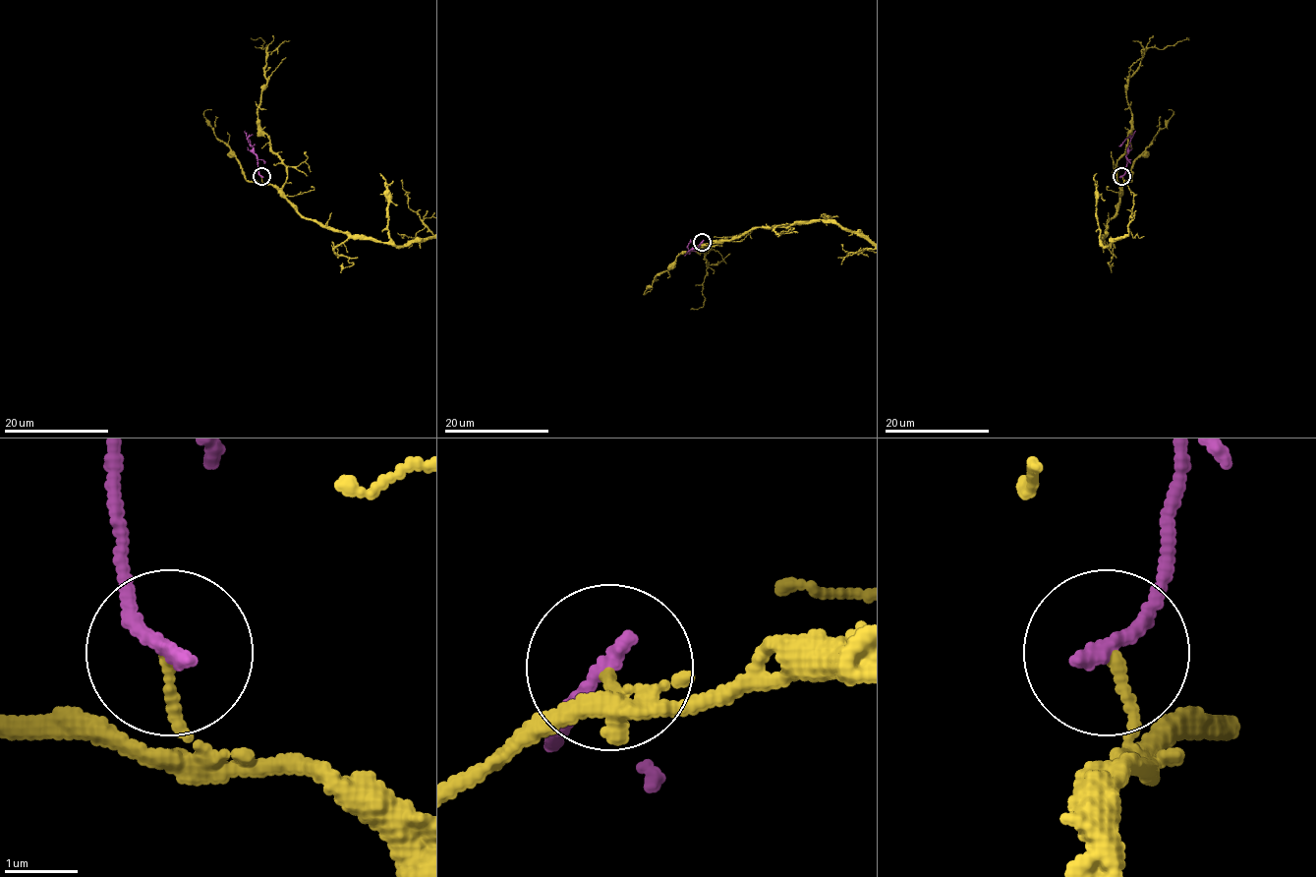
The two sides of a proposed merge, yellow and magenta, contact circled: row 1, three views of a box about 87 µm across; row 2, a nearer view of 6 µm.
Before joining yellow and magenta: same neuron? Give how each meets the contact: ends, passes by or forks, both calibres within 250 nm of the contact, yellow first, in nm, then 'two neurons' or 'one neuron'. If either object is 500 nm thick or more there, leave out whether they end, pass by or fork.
yellow ends | magenta ends | 130/220 nm | two neurons

